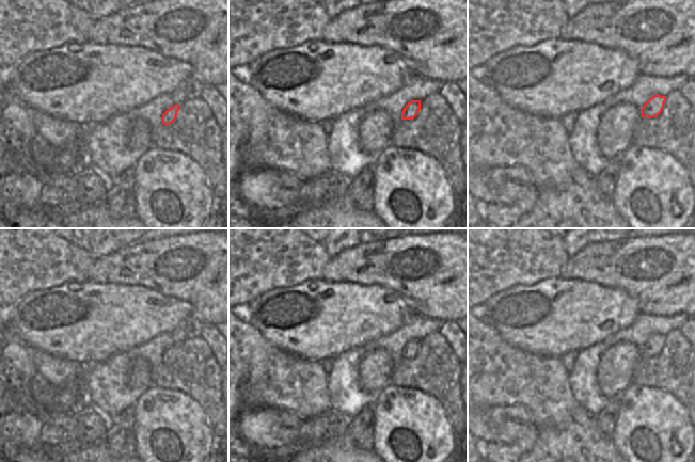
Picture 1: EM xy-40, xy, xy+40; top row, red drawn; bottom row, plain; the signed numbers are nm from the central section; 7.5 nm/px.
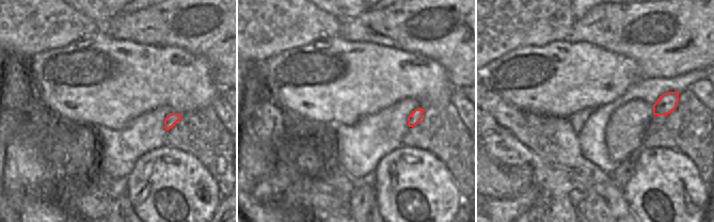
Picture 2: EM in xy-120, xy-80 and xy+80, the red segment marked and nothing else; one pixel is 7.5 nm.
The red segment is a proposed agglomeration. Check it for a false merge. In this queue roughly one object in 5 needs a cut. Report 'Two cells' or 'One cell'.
One cell

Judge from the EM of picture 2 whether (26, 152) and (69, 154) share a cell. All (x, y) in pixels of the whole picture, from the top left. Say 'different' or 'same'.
same

